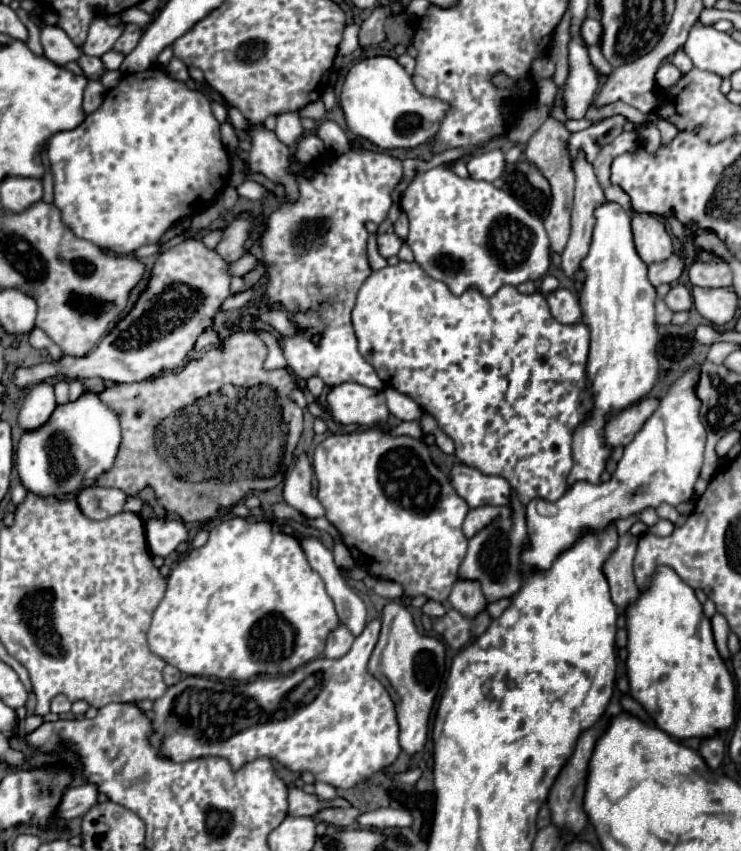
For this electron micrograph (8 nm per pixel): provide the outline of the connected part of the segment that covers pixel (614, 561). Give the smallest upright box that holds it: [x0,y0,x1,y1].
[604,531,638,609]

